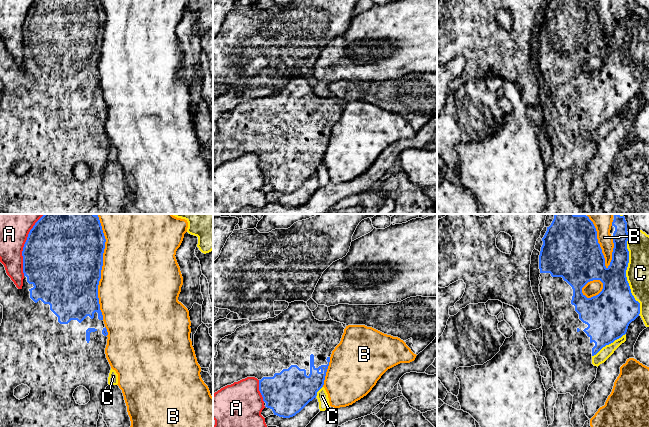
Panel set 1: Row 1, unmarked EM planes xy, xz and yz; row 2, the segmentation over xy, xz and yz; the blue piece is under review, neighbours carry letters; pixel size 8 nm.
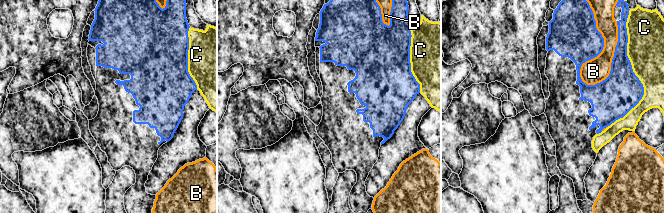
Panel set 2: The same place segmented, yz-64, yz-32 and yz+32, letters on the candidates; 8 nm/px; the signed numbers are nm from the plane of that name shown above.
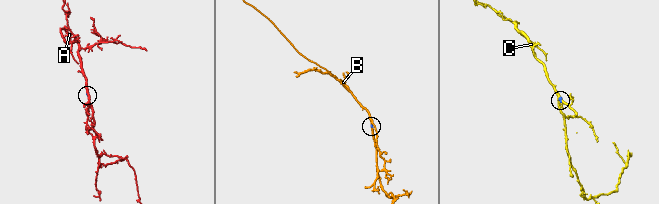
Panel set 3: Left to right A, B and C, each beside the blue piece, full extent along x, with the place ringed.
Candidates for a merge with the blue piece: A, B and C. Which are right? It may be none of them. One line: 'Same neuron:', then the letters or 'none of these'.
Same neuron: none of these

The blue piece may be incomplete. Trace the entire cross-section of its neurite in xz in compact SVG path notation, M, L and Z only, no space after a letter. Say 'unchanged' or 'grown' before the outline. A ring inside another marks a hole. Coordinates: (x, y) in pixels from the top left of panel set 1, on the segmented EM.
grown; M304 301L289 303L288 308L274 318L250 321L218 343L218 355L213 359L213 393L247 377L255 377L259 380L264 406L279 417L293 417L316 398L323 387L332 351L340 343L344 329L342 323L332 319L317 320Z

